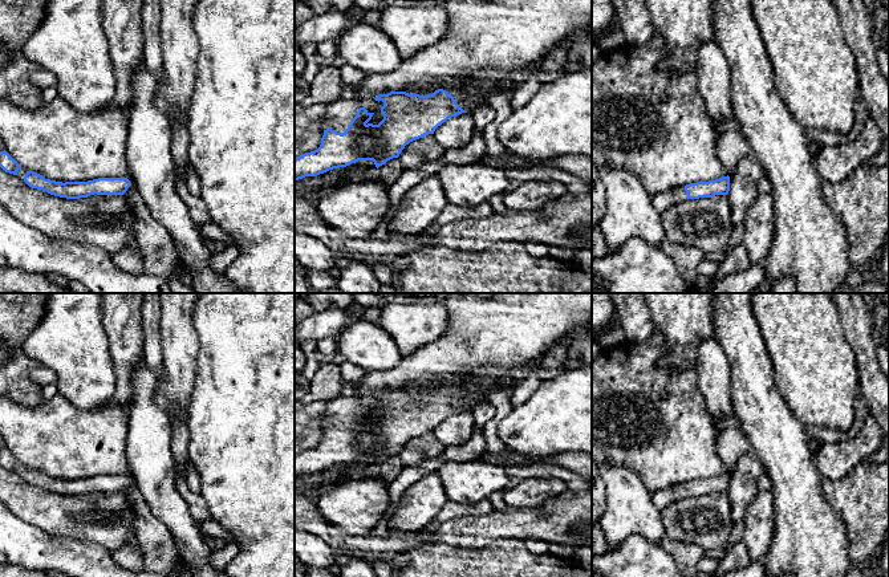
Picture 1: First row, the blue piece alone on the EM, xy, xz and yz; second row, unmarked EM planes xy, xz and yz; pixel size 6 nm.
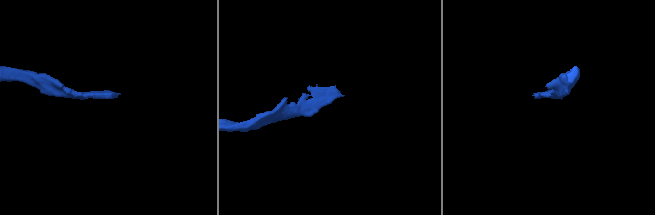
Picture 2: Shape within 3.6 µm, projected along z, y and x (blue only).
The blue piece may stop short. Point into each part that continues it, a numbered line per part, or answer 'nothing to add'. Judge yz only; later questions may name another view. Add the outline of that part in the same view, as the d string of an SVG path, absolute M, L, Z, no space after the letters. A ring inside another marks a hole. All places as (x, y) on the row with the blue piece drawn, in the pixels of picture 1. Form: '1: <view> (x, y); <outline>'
1: yz (662, 200); M685 186L651 195L651 203L658 212L663 212L665 210L685 200L687 200Z

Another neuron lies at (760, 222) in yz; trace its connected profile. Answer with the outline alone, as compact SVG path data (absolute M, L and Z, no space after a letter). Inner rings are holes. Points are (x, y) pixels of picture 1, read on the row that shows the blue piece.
M759 192L746 212L742 244L752 264L766 267L775 237L776 216L771 194Z

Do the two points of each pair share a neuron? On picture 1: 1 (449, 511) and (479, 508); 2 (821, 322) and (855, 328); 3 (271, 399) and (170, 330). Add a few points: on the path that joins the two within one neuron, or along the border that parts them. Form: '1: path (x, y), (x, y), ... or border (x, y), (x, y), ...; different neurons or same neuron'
1: path (457, 510), (471, 510); same neuron
2: border (836, 307), (843, 333), (853, 354); different neurons
3: border (191, 319), (199, 344), (195, 380); different neurons

